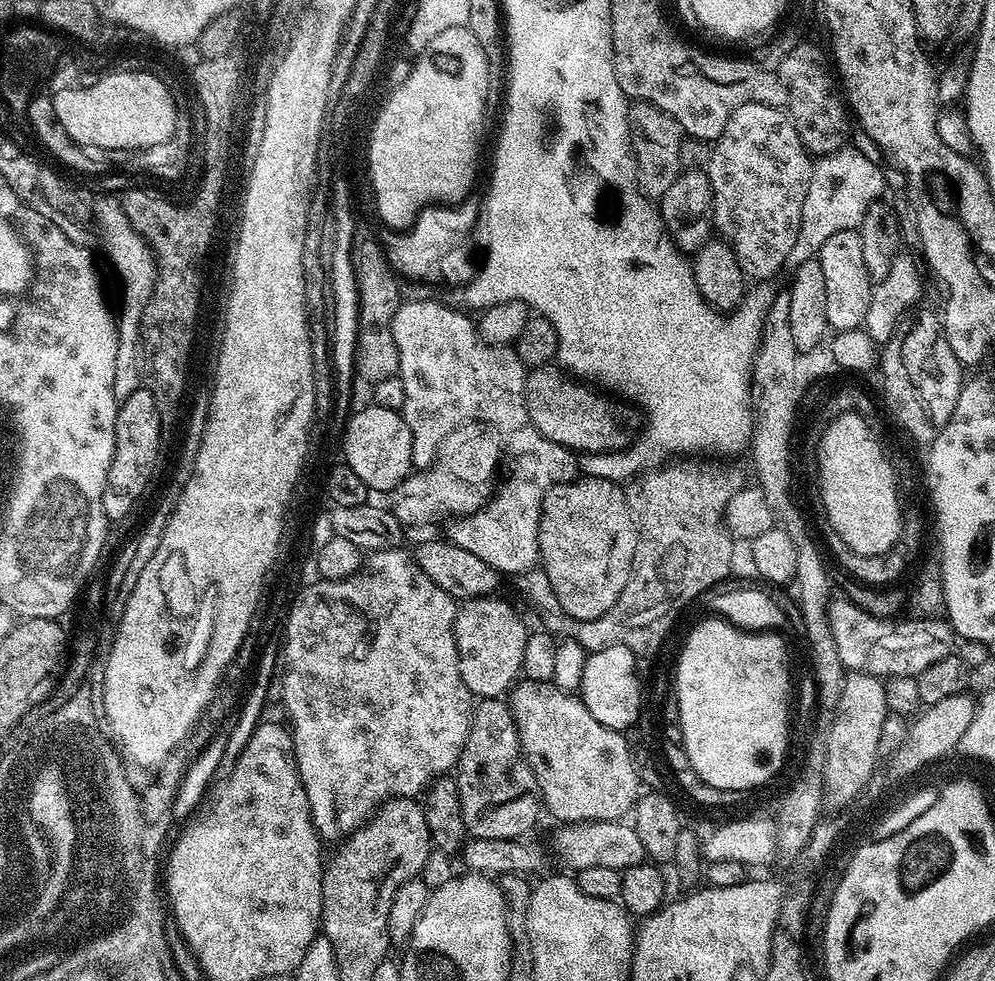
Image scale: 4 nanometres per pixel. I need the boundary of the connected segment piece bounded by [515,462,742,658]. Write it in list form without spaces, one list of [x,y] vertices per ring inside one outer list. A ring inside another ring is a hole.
[[[676,462],[665,463],[661,467],[651,469],[627,481],[626,487],[624,488],[624,496],[628,500],[628,509],[632,512],[634,519],[640,516],[640,524],[644,524],[644,564],[640,564],[640,576],[636,576],[636,584],[632,584],[628,580],[626,582],[626,590],[622,590],[618,602],[614,602],[614,606],[610,606],[610,610],[606,610],[606,614],[602,614],[593,620],[575,620],[574,618],[570,618],[562,610],[558,598],[553,596],[551,591],[548,591],[548,589],[550,589],[550,578],[546,578],[543,567],[537,566],[531,568],[529,572],[521,572],[515,577],[517,590],[540,611],[540,616],[544,619],[544,624],[542,624],[543,631],[547,632],[549,636],[559,638],[560,640],[577,640],[587,653],[597,652],[606,646],[618,646],[621,644],[629,648],[638,658],[652,655],[656,656],[657,653],[659,653],[659,646],[656,645],[656,640],[659,639],[659,635],[662,634],[663,627],[666,626],[667,620],[671,620],[671,616],[673,612],[676,612],[676,608],[679,608],[680,604],[685,604],[686,606],[691,605],[695,601],[696,592],[700,591],[701,588],[704,588],[708,583],[711,583],[712,580],[719,579],[720,576],[723,576],[723,571],[727,569],[729,554],[729,545],[726,538],[729,534],[726,527],[726,513],[728,511],[728,503],[731,502],[732,496],[735,495],[736,491],[742,486],[742,480],[740,480],[740,476],[736,472],[703,472],[696,464],[672,463]],[[630,605],[636,609],[632,611],[628,610],[628,606]]]

